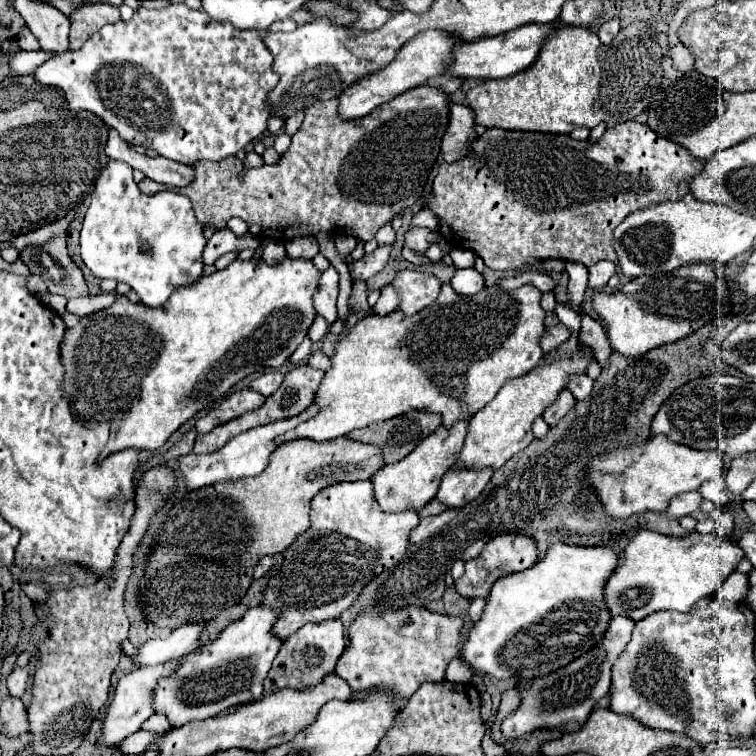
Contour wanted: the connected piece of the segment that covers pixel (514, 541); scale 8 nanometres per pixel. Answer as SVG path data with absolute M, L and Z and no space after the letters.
M506 533L506 535L498 535L494 539L490 539L482 553L470 561L466 561L466 571L460 579L456 579L456 591L462 597L468 599L476 599L476 597L488 597L488 591L492 587L492 583L498 577L516 573L516 571L524 571L528 567L532 567L538 561L538 551L536 551L536 543L530 537L524 535L514 535L514 533Z

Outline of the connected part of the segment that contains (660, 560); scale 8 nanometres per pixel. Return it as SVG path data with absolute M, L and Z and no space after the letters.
M642 529L620 553L616 571L604 583L604 601L612 617L628 615L632 621L640 621L646 615L662 609L690 611L698 599L712 595L734 571L736 563L744 557L736 545L740 531L730 537L716 531L710 535L692 533L690 537L666 537L648 529Z

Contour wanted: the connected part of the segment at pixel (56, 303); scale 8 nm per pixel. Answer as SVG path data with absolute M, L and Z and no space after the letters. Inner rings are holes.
M44 293L40 299L42 299L42 303L44 303L48 309L56 311L58 315L62 315L62 313L66 311L66 299L64 299L64 297L60 297L60 295L50 295L50 293Z

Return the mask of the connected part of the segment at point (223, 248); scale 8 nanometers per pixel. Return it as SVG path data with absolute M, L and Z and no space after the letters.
M222 229L222 231L216 231L212 235L212 239L208 241L204 253L202 253L202 259L204 259L204 265L214 265L214 261L230 251L242 251L242 249L256 249L260 245L260 241L252 235L246 235L246 237L236 237L230 229Z

